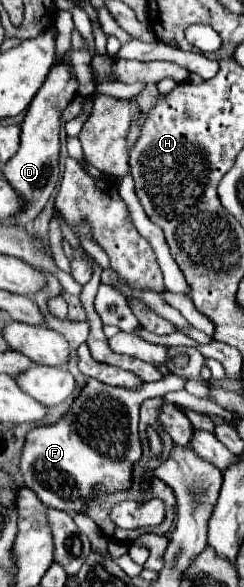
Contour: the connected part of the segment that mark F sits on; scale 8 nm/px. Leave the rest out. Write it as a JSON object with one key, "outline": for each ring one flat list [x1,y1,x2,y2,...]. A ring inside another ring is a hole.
{"outline":[[168,373,160,381,144,383,138,391,132,391,132,389,108,387,96,379,88,379,88,385,74,399,72,409,56,425,38,427,28,433,26,445,22,451,22,461,20,461,24,485,30,487,46,507,58,507,60,511,66,511,70,515,88,513,88,501,92,499,92,495,120,493,130,489,132,467,142,457,142,443,138,435,138,409,142,401,148,397,162,397,166,393,180,391,184,389,186,383,188,383,188,377,178,377,174,373]]}

